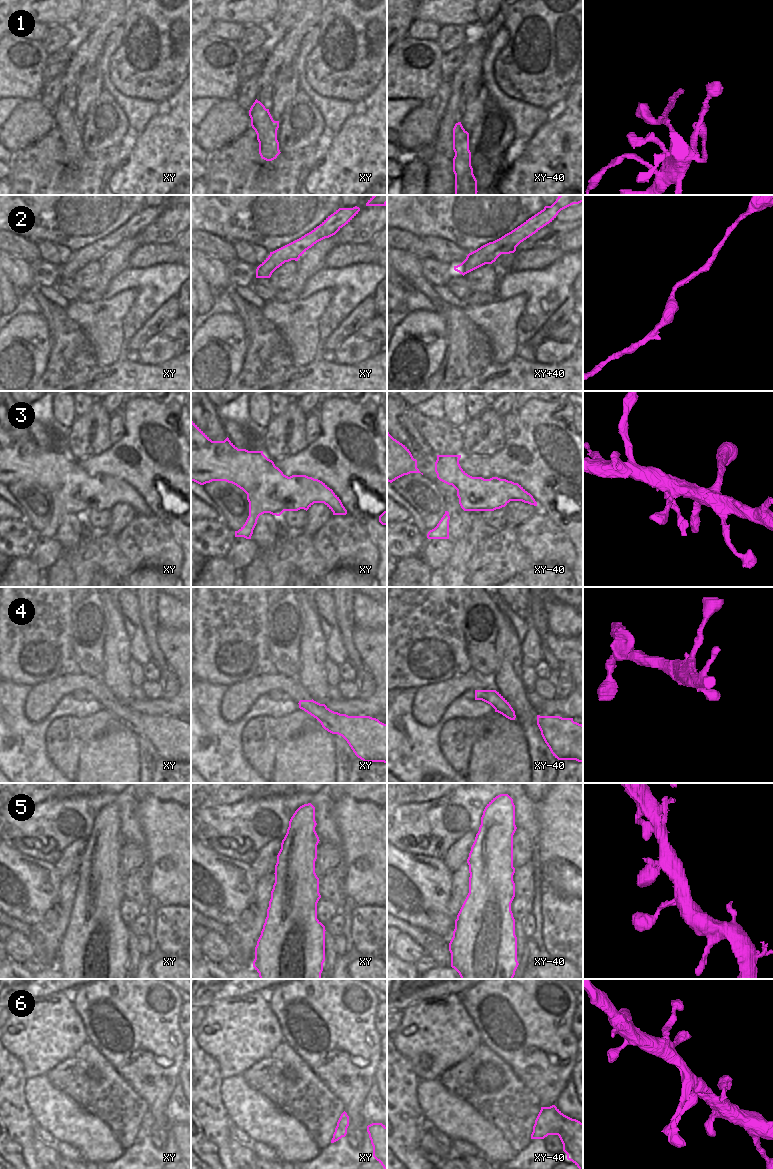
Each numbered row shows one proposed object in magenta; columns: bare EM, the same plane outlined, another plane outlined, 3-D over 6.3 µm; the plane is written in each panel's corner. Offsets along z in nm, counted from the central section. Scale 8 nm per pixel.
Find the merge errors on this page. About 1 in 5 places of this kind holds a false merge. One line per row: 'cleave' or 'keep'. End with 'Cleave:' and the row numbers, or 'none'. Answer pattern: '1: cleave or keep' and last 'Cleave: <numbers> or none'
1: keep
2: keep
3: keep
4: keep
5: keep
6: keep
Cleave: none

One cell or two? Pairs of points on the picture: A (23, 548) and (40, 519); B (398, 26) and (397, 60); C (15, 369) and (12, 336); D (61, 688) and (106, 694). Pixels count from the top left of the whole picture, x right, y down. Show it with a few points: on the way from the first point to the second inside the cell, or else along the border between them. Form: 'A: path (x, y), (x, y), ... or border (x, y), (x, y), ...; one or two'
A: border (27, 522), (38, 531); two
B: border (406, 34), (397, 40); two
C: path (15, 361), (15, 344); one
D: path (72, 684), (92, 684), (95, 687); one

